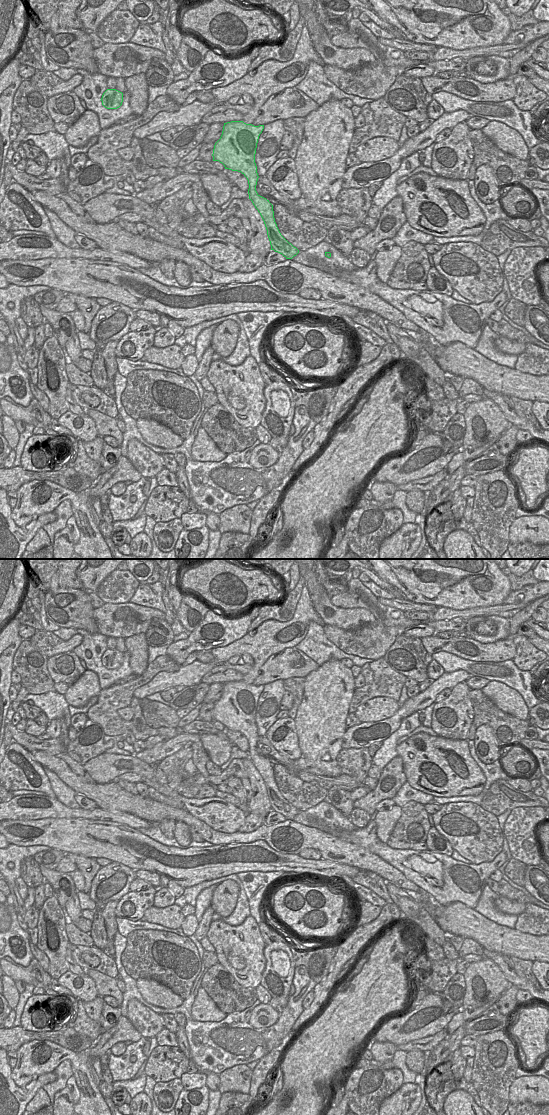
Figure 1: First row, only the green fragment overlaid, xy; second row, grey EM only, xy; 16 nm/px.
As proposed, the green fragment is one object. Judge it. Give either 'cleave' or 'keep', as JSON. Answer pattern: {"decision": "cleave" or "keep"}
{"decision": "keep"}

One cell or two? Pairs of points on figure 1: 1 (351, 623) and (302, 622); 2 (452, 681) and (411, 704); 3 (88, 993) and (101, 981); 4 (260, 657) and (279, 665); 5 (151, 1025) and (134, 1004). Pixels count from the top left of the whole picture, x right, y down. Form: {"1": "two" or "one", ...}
{"1": "two", "2": "one", "3": "two", "4": "two", "5": "one"}

